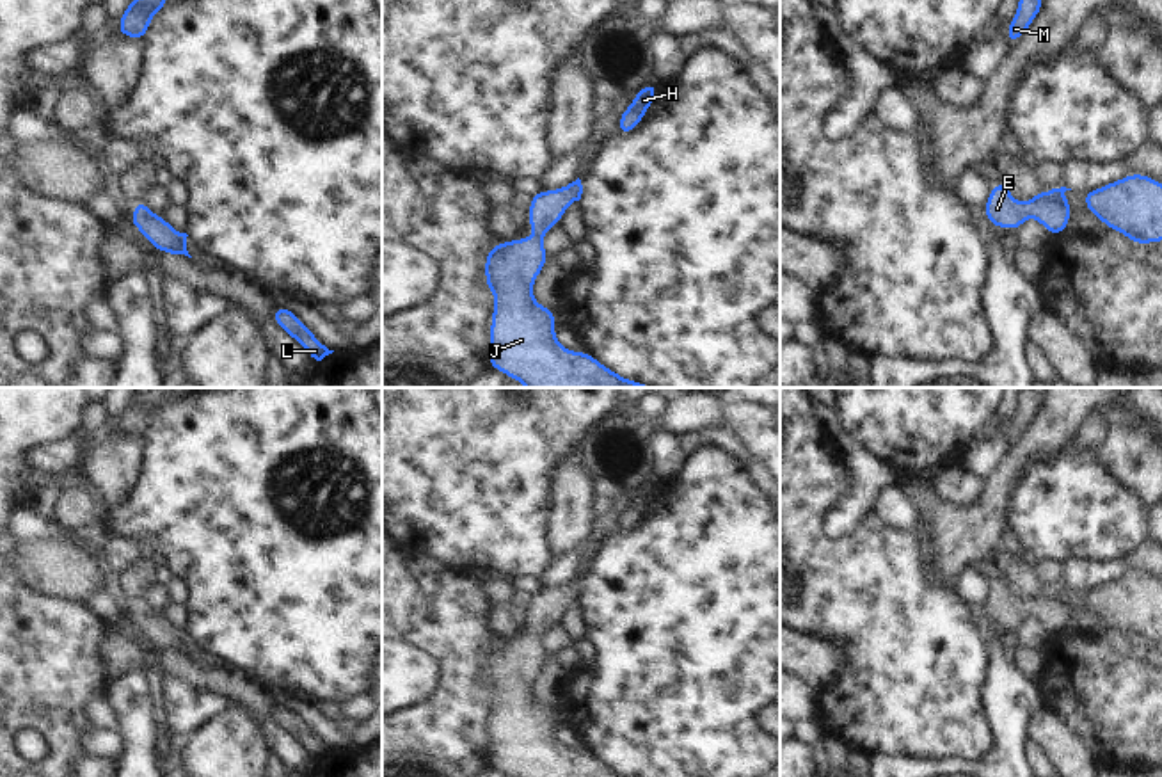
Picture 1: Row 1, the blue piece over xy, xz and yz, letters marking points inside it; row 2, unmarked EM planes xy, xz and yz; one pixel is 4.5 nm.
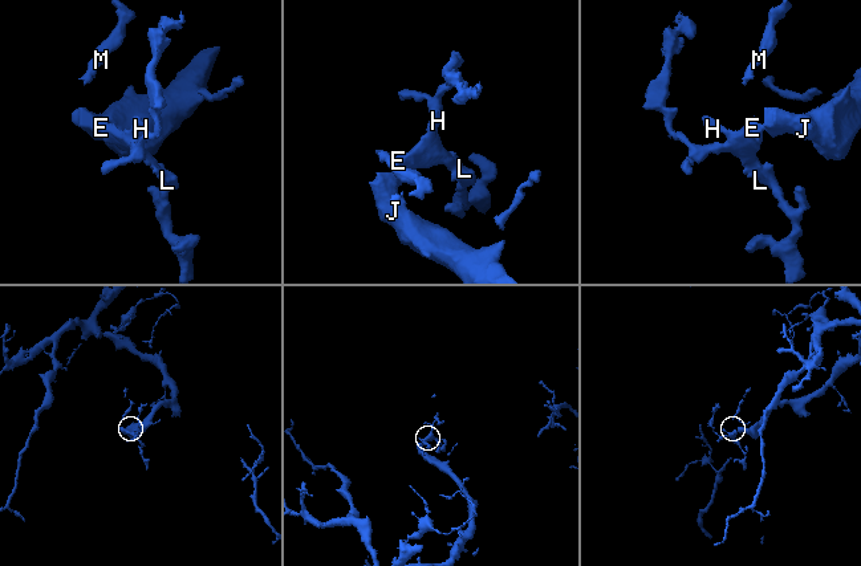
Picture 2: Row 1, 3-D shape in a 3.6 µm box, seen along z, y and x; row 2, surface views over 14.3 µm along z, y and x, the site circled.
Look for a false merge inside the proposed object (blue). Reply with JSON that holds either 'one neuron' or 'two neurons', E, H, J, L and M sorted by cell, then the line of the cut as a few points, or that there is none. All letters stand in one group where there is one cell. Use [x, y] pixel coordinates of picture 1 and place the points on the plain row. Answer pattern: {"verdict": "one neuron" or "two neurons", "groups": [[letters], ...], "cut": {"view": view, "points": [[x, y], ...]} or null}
{"verdict": "one neuron", "groups": [["E", "H", "J", "L", "M"]], "cut": null}

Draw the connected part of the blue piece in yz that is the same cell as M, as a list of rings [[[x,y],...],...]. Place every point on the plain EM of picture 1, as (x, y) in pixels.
[[[1022,388],[1018,393],[1018,409],[1011,416],[1011,423],[1006,427],[1007,443],[1016,441],[1027,427],[1032,423],[1039,409],[1043,407],[1045,395],[1032,388]]]

